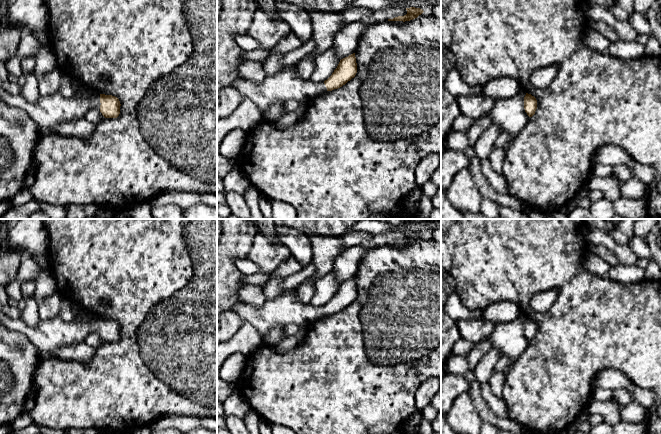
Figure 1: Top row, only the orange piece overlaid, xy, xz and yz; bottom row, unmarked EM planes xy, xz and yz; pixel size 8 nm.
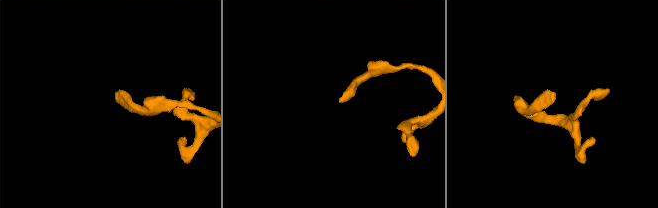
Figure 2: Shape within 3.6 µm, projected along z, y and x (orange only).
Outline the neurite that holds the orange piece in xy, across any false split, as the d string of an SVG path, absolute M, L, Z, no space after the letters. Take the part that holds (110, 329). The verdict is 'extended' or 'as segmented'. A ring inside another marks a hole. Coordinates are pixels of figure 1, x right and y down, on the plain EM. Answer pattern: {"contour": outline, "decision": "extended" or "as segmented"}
{"contour": "M87 314L76 316L74 321L66 322L59 316L50 320L40 320L35 327L29 327L22 319L11 319L6 315L0 315L2 324L10 330L25 335L29 341L37 347L42 355L51 355L62 346L73 345L84 342L85 337L91 333L98 333L105 342L117 342L120 338L120 325L112 319L97 318L91 319Z", "decision": "extended"}

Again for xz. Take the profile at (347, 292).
{"contour": "M355 277L340 284L332 299L321 307L314 307L310 303L299 301L296 290L281 291L273 299L267 299L260 307L246 303L233 306L239 317L250 323L261 336L262 345L268 345L266 336L277 326L288 324L306 325L327 315L338 313L355 301L357 287Z", "decision": "extended"}

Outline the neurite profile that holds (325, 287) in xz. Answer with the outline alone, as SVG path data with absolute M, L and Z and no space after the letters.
M334 271L319 278L315 283L315 292L310 300L314 307L321 307L327 304L337 292L340 283L337 281Z

